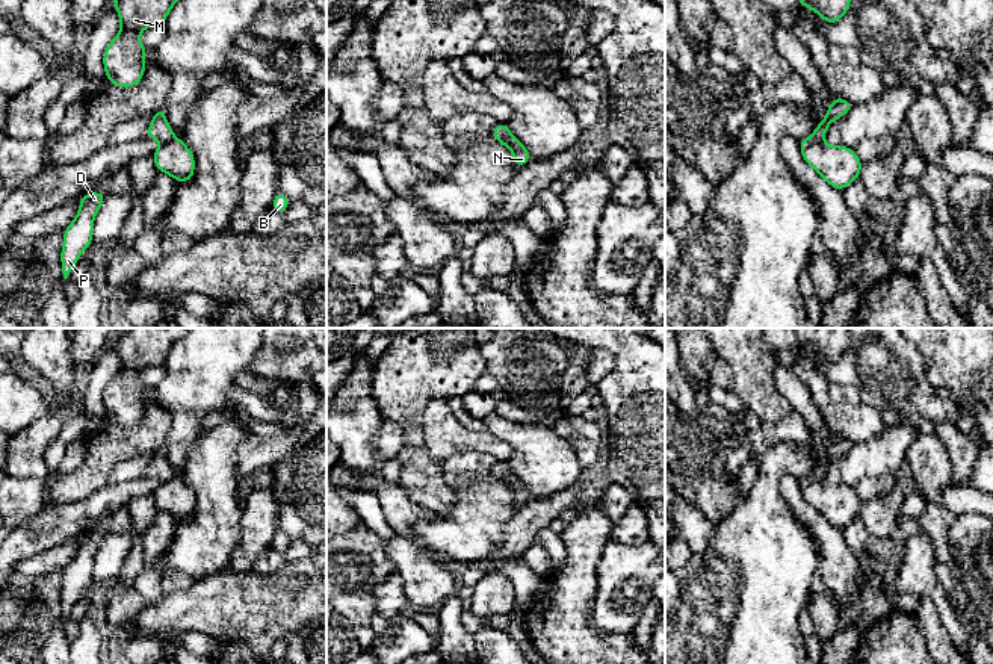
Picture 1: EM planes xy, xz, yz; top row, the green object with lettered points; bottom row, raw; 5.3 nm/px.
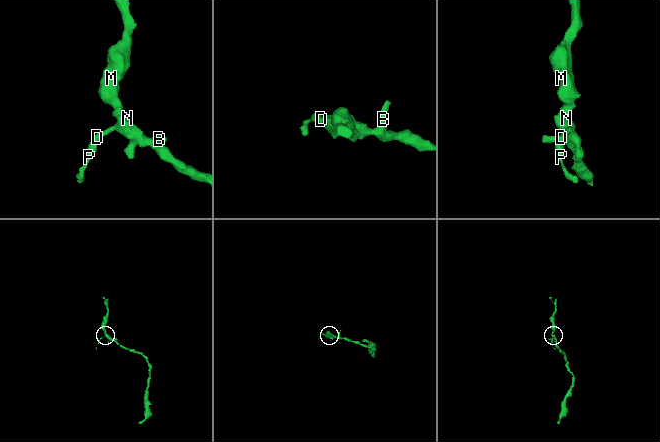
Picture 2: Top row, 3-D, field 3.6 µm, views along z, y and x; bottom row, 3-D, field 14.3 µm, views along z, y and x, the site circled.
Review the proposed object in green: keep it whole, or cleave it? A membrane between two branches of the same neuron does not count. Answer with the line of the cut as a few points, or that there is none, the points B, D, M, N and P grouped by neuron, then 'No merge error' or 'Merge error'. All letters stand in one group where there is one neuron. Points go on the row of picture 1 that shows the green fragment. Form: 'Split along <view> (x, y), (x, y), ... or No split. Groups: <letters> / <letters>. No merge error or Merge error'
No split. Groups: B D M N P. No merge error

